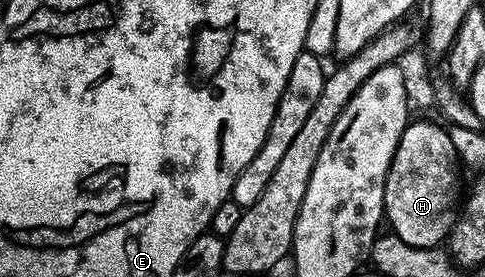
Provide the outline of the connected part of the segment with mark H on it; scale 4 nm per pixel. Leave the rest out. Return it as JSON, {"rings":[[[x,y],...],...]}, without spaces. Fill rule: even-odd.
{"rings":[[[415,120],[408,121],[407,127],[403,130],[403,135],[399,137],[397,144],[397,152],[393,152],[393,160],[387,169],[385,176],[385,192],[383,193],[383,212],[385,215],[385,222],[388,226],[390,233],[396,234],[405,244],[416,246],[417,248],[435,248],[440,244],[439,241],[446,239],[451,233],[451,229],[455,227],[455,219],[457,211],[461,206],[461,194],[459,198],[459,170],[461,171],[460,163],[457,161],[457,155],[453,148],[453,140],[449,140],[446,129],[441,125],[438,126],[435,122],[415,122]]]}

